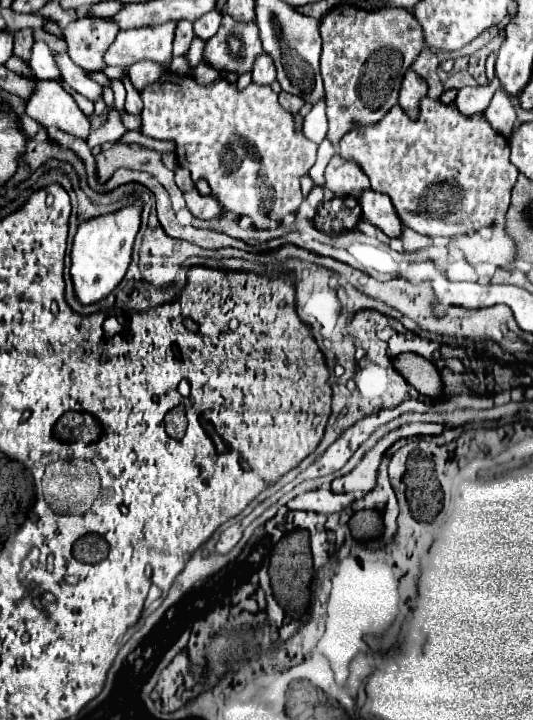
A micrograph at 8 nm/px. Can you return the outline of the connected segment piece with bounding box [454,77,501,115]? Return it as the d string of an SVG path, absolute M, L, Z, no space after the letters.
M496 77L490 83L490 87L462 87L458 91L458 97L456 97L454 105L460 109L460 113L474 115L478 111L484 111L490 105L490 99L492 99L494 91L500 87L501 83Z

